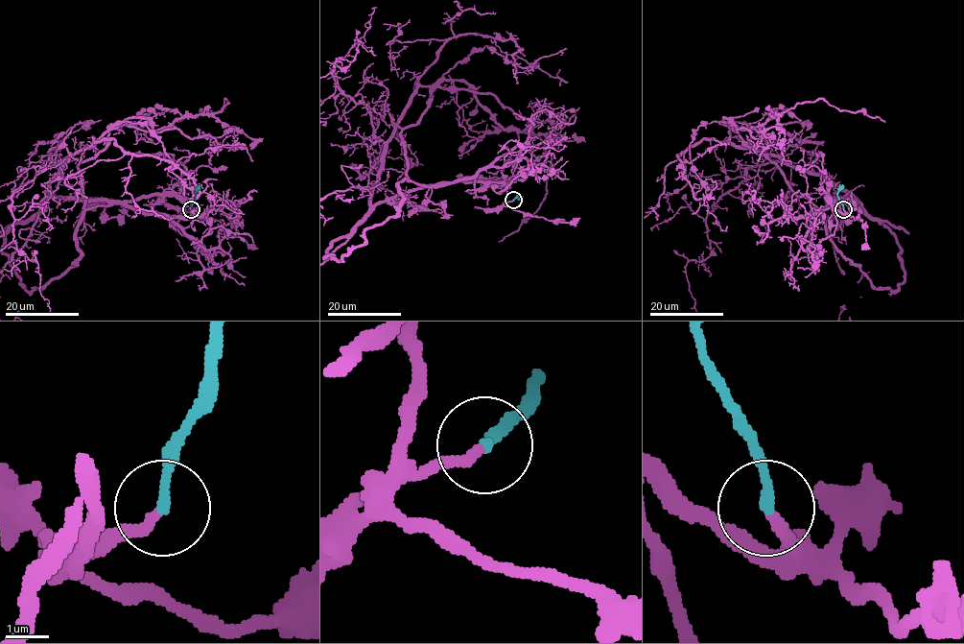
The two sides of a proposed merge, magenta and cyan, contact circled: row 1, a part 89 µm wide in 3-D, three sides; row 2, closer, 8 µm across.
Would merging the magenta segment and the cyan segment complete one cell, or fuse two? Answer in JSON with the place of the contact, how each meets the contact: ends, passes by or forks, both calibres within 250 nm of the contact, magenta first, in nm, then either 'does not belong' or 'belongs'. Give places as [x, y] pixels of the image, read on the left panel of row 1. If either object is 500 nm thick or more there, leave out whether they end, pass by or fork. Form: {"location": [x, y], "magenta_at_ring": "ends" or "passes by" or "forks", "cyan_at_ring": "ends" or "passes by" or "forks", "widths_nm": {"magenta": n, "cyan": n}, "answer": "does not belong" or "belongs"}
{"location": [191, 209], "magenta_at_ring": "ends", "cyan_at_ring": "ends", "widths_nm": {"magenta": 240, "cyan": 240}, "answer": "belongs"}

